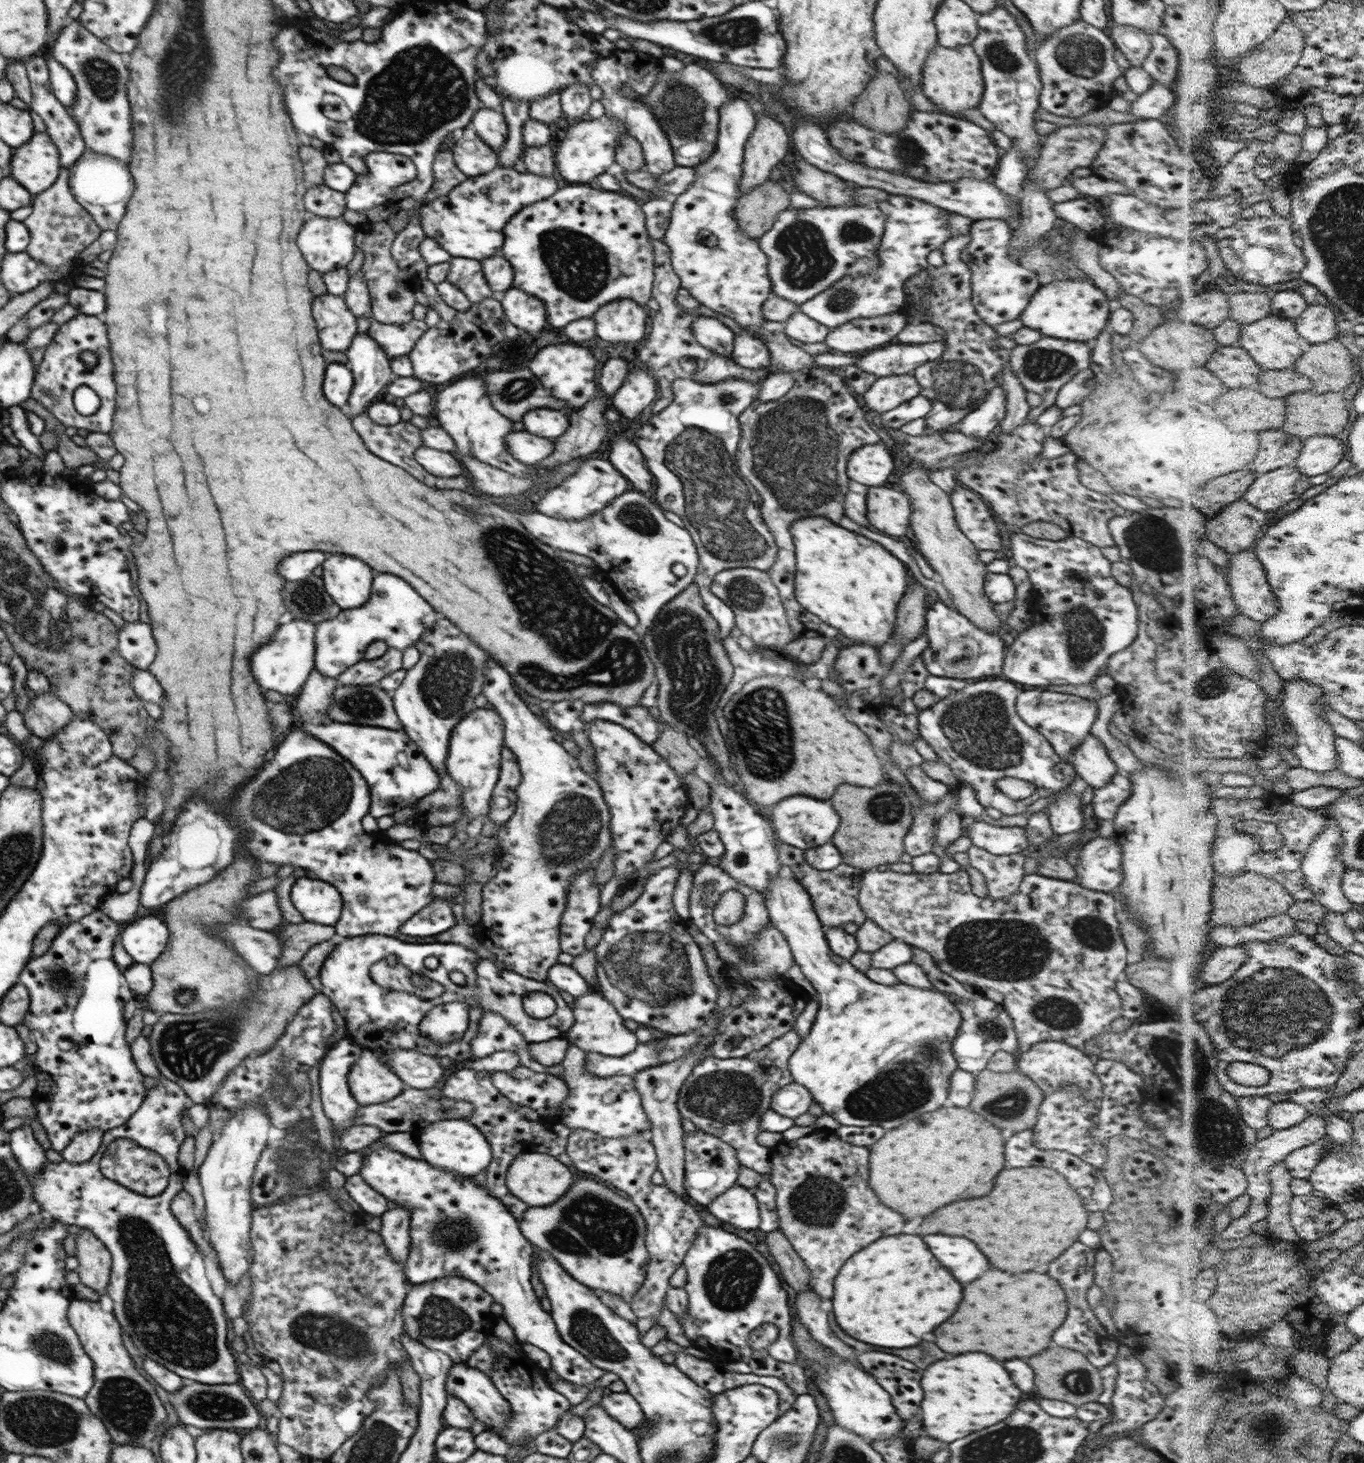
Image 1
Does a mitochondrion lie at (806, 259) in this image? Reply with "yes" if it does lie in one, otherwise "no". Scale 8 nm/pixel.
yes

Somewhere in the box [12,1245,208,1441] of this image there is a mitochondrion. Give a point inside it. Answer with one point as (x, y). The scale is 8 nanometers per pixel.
(53, 1348)

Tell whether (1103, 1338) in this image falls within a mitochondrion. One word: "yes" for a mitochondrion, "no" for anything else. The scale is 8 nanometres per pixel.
no

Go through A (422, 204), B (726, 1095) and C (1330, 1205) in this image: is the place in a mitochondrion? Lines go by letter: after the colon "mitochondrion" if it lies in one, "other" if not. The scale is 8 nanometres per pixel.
A: other
B: mitochondrion
C: other

